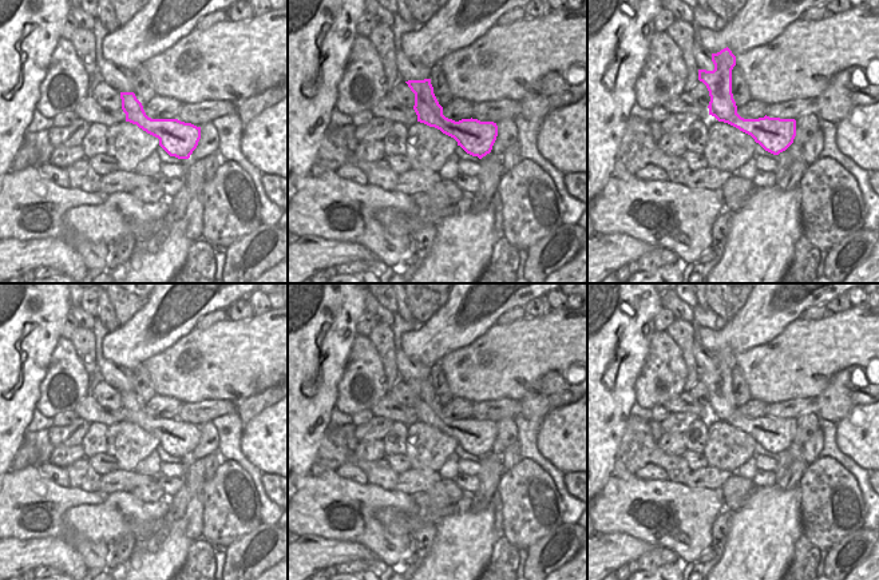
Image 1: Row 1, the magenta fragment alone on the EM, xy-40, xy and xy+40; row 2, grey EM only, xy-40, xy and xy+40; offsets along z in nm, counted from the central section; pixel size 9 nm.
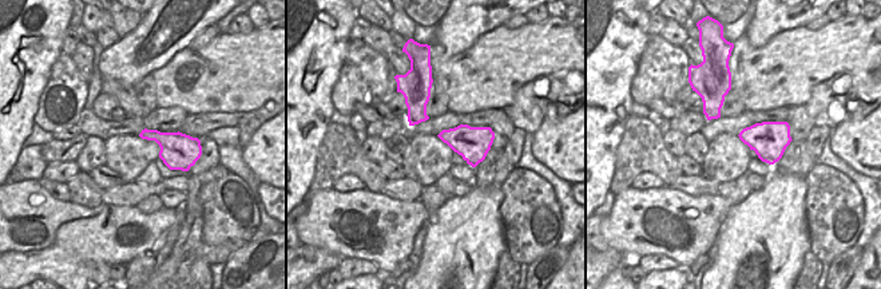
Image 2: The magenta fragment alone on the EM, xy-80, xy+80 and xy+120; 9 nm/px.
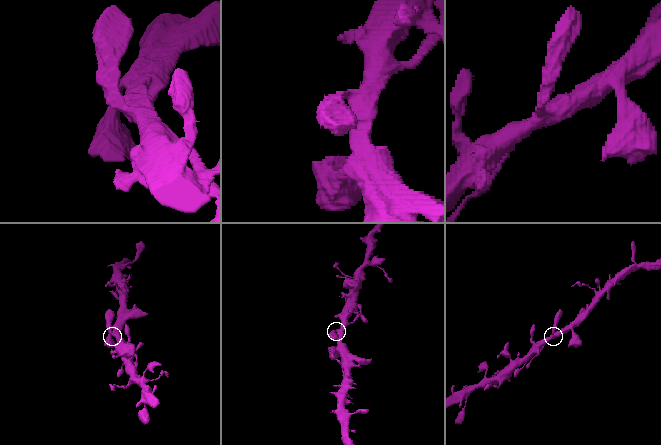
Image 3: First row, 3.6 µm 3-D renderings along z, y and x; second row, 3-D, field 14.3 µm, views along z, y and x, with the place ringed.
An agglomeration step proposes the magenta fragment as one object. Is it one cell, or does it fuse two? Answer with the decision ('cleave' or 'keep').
keep

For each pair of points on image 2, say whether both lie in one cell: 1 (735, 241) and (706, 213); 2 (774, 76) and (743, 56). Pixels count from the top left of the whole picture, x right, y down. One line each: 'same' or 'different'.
1: different
2: same

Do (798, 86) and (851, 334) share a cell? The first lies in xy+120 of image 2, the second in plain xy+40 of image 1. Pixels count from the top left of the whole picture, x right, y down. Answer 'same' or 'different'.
same

